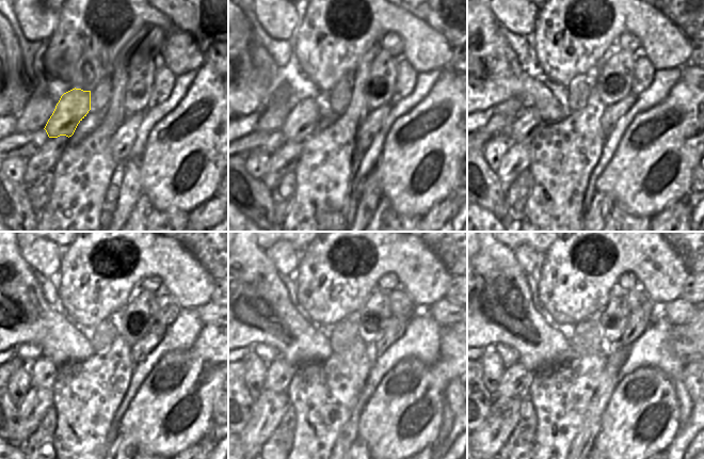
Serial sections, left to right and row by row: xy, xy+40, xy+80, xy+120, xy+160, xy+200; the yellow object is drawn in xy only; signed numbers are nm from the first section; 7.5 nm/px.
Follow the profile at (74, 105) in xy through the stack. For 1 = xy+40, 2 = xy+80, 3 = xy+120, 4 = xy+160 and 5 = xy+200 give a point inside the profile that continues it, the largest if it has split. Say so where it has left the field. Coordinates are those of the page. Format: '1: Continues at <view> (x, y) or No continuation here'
1: Continues at xy+40 (300, 124)
2: Continues at xy+80 (527, 124)
3: Continues at xy+120 (43, 370)
4: Continues at xy+160 (280, 375)
5: Continues at xy+200 (515, 380).

